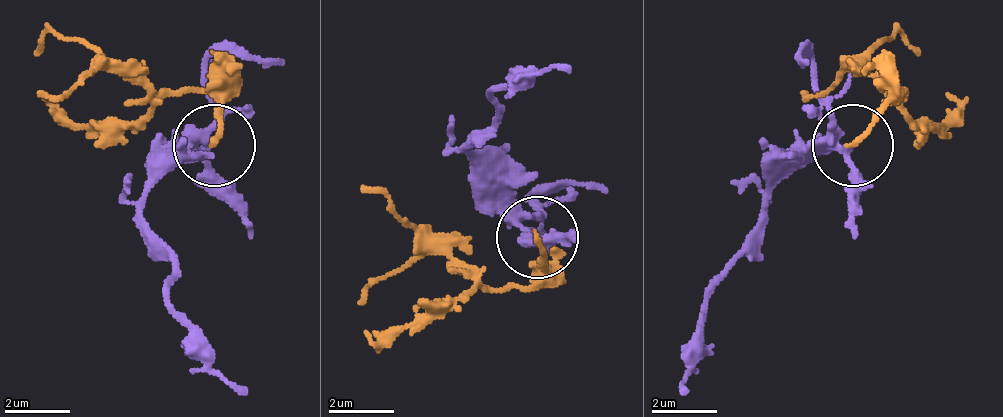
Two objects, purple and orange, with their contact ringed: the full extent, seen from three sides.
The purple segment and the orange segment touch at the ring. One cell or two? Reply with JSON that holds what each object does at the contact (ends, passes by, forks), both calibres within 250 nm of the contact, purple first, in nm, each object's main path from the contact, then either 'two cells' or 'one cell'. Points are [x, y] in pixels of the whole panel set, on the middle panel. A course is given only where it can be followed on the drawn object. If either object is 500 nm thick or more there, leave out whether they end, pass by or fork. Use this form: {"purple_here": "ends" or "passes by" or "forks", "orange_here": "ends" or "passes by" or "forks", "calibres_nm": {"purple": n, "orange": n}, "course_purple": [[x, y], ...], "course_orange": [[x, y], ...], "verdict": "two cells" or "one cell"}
{"purple_here": "forks", "orange_here": "ends", "calibres_nm": {"purple": 180, "orange": 160}, "course_purple": [[531, 235], [515, 202], [466, 153], [498, 121], [498, 88], [572, 72]], "course_orange": [[539, 235], [531, 284], [482, 292], [425, 251], [376, 276], [359, 300]], "verdict": "one cell"}

